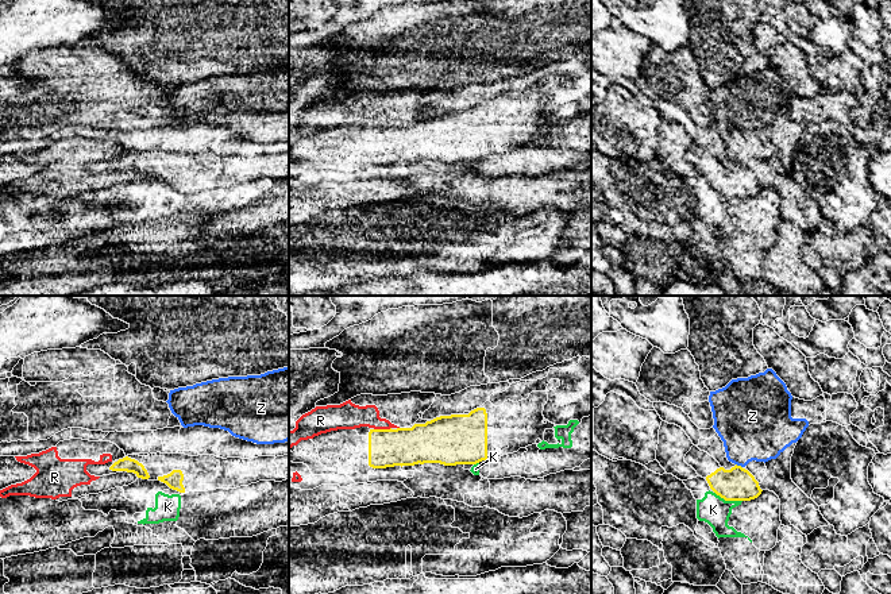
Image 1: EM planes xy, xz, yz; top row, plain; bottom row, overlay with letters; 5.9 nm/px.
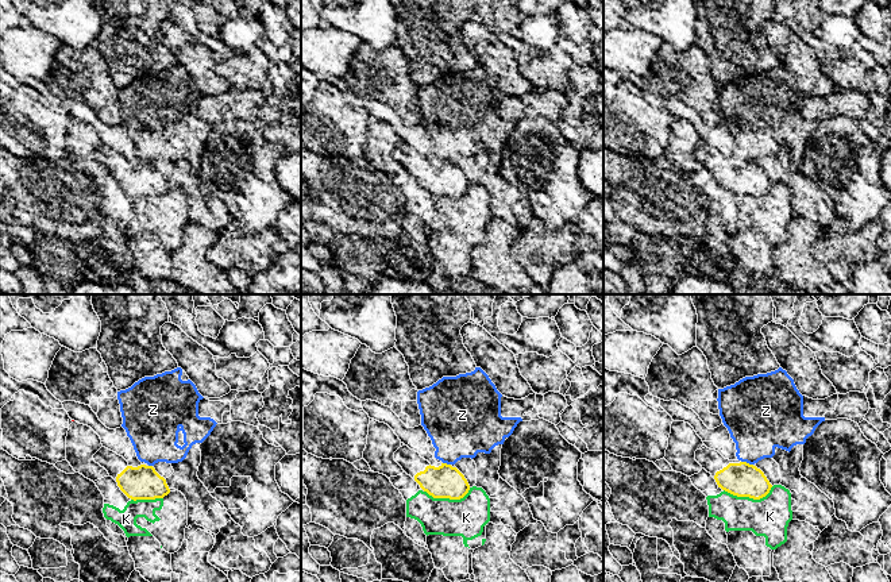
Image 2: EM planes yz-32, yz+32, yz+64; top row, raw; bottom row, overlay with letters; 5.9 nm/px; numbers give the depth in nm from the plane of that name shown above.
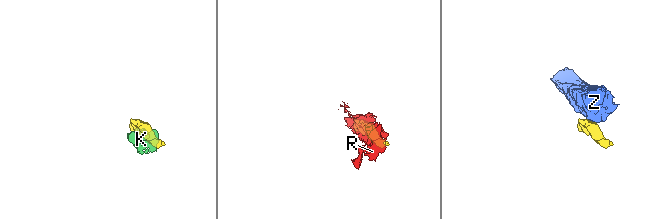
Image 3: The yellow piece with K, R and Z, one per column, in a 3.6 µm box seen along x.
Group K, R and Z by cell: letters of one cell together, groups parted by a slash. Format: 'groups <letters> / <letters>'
groups K / R / Z

